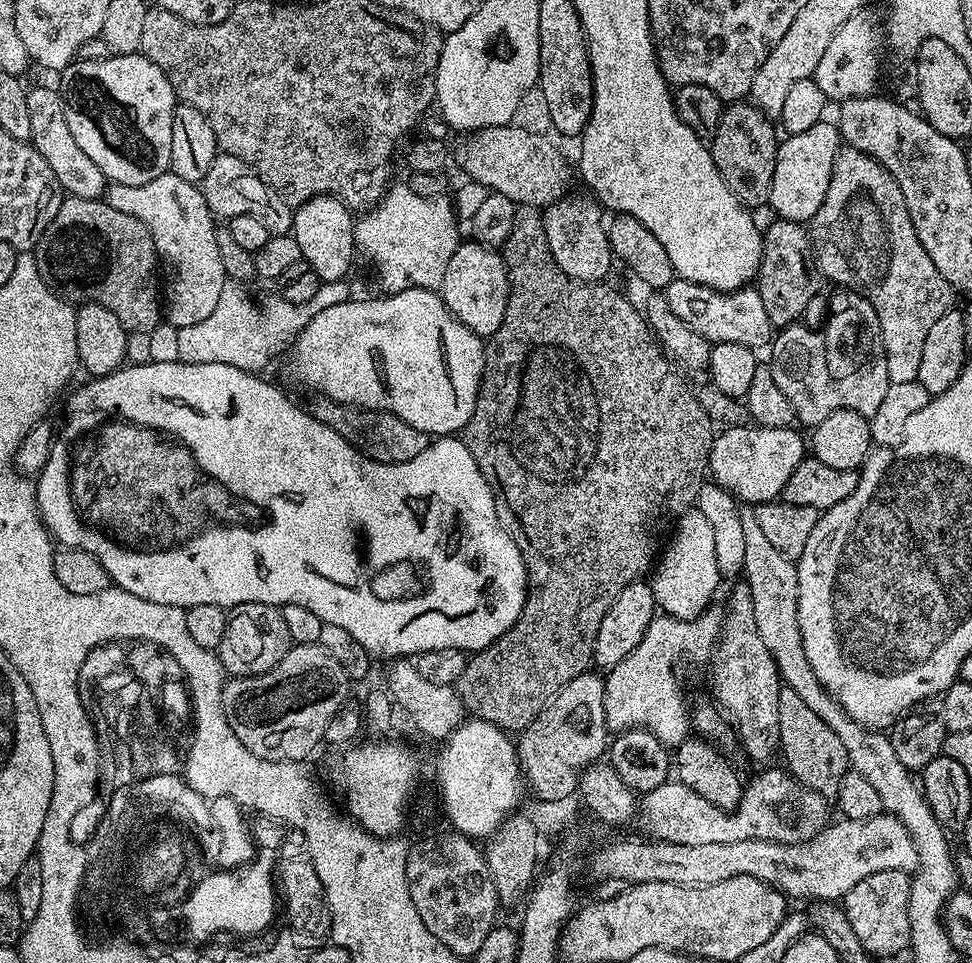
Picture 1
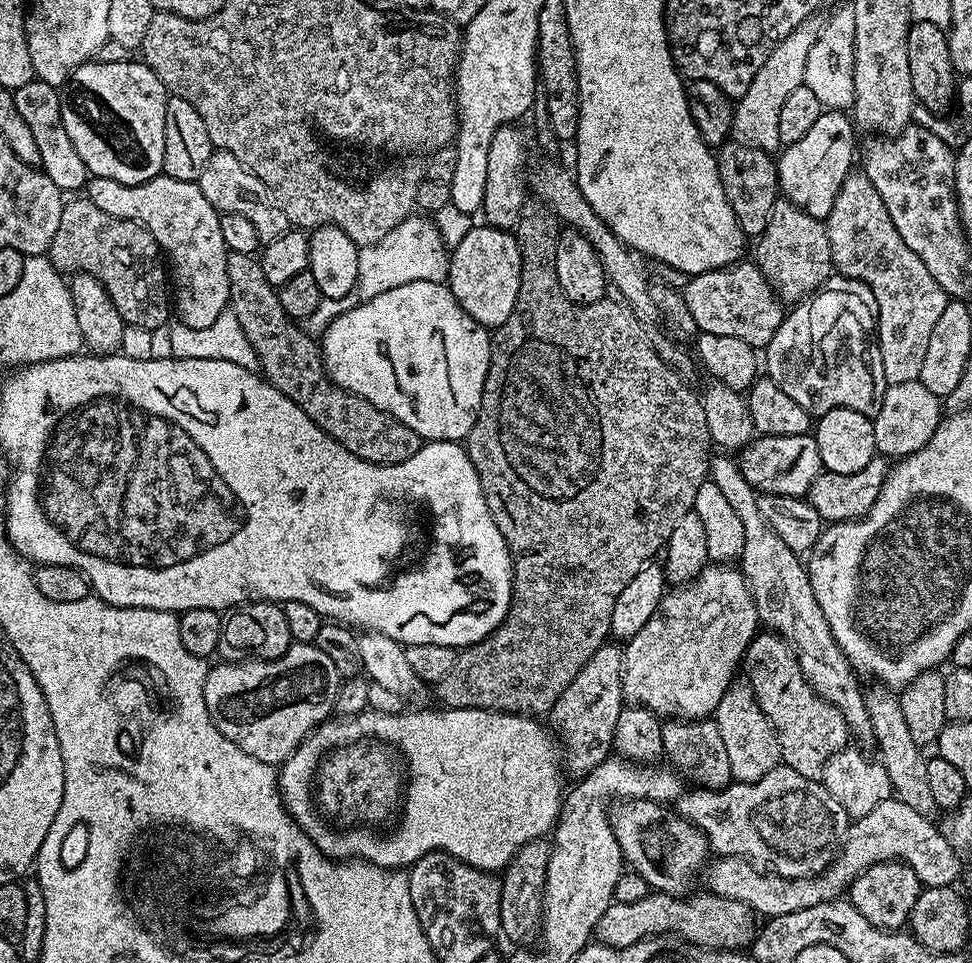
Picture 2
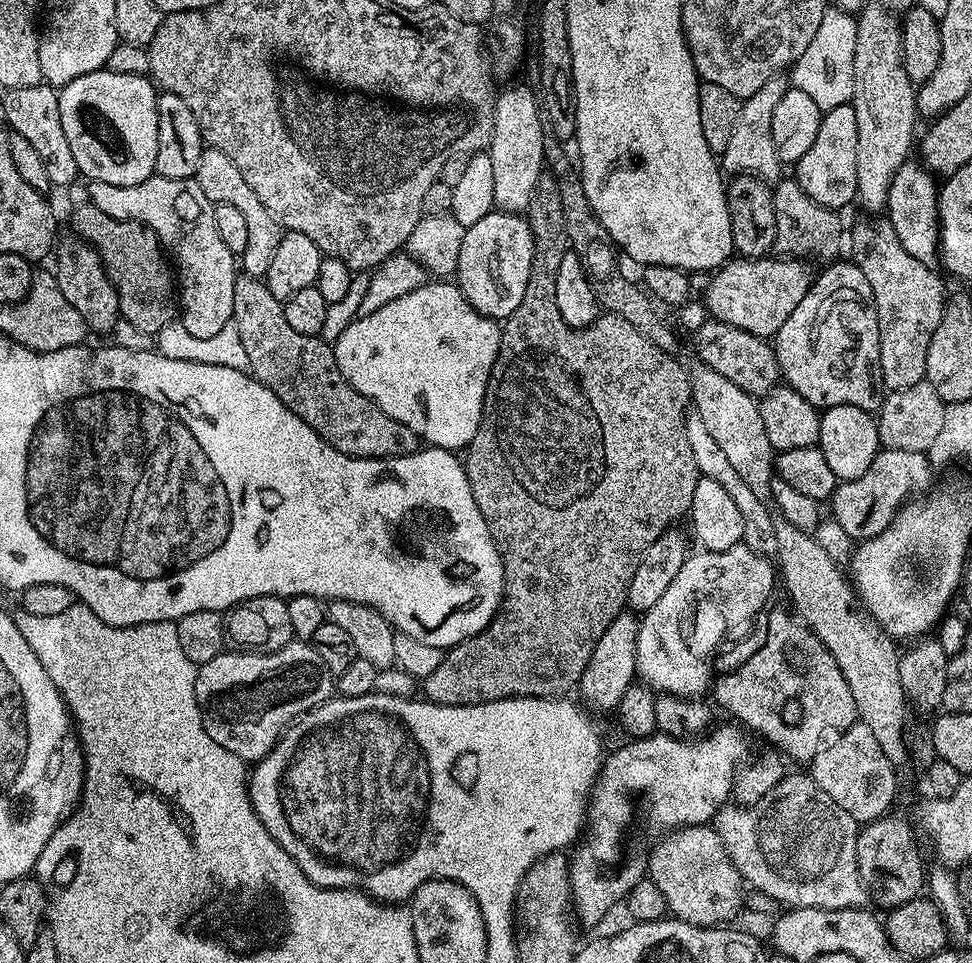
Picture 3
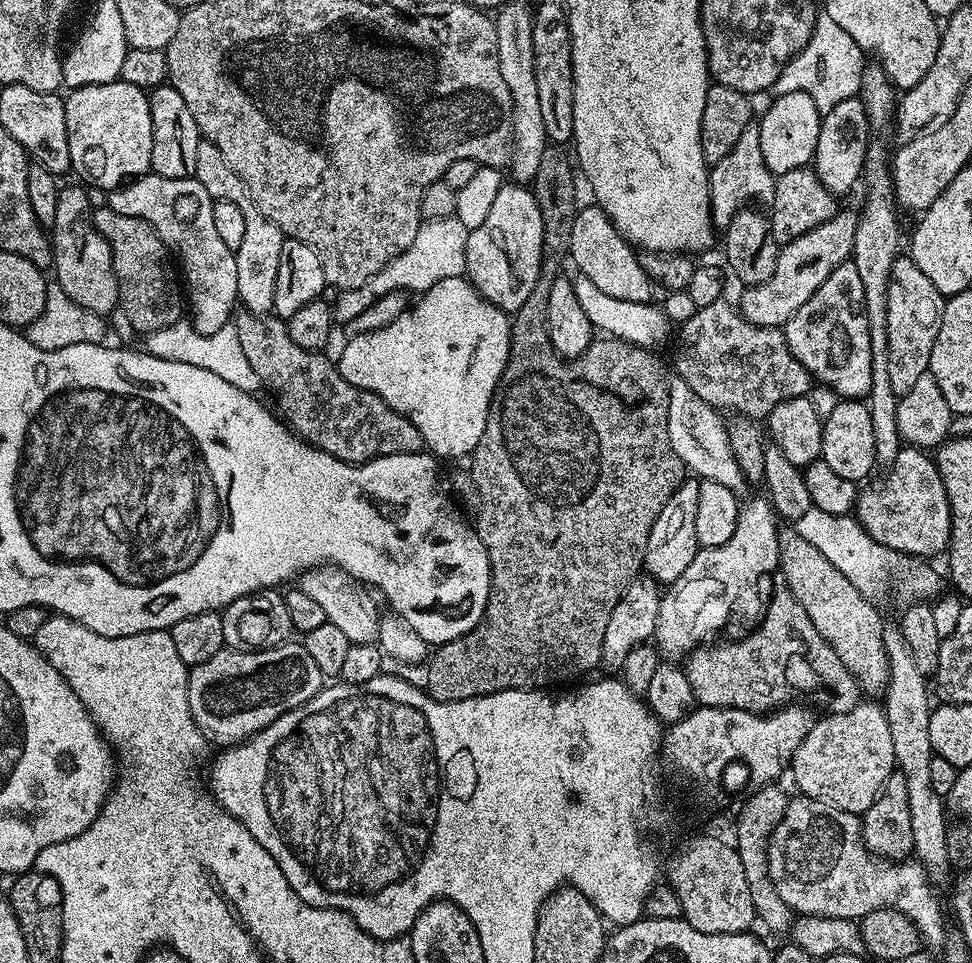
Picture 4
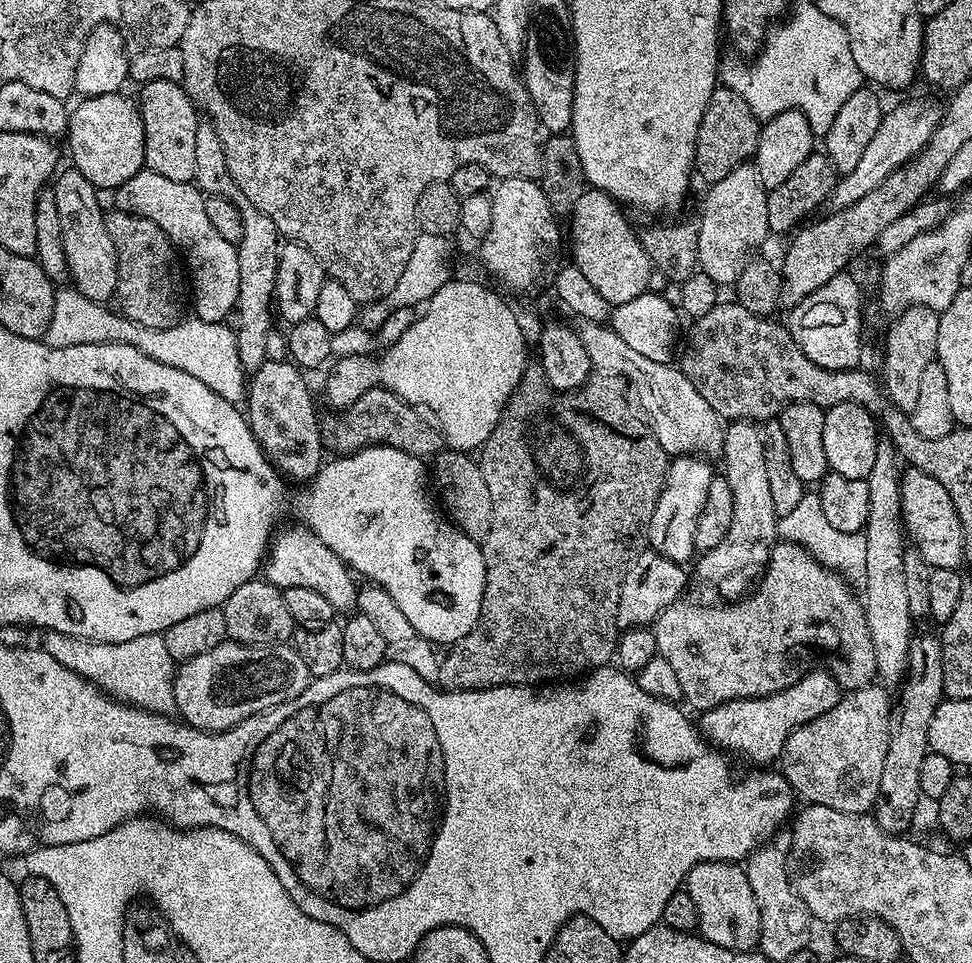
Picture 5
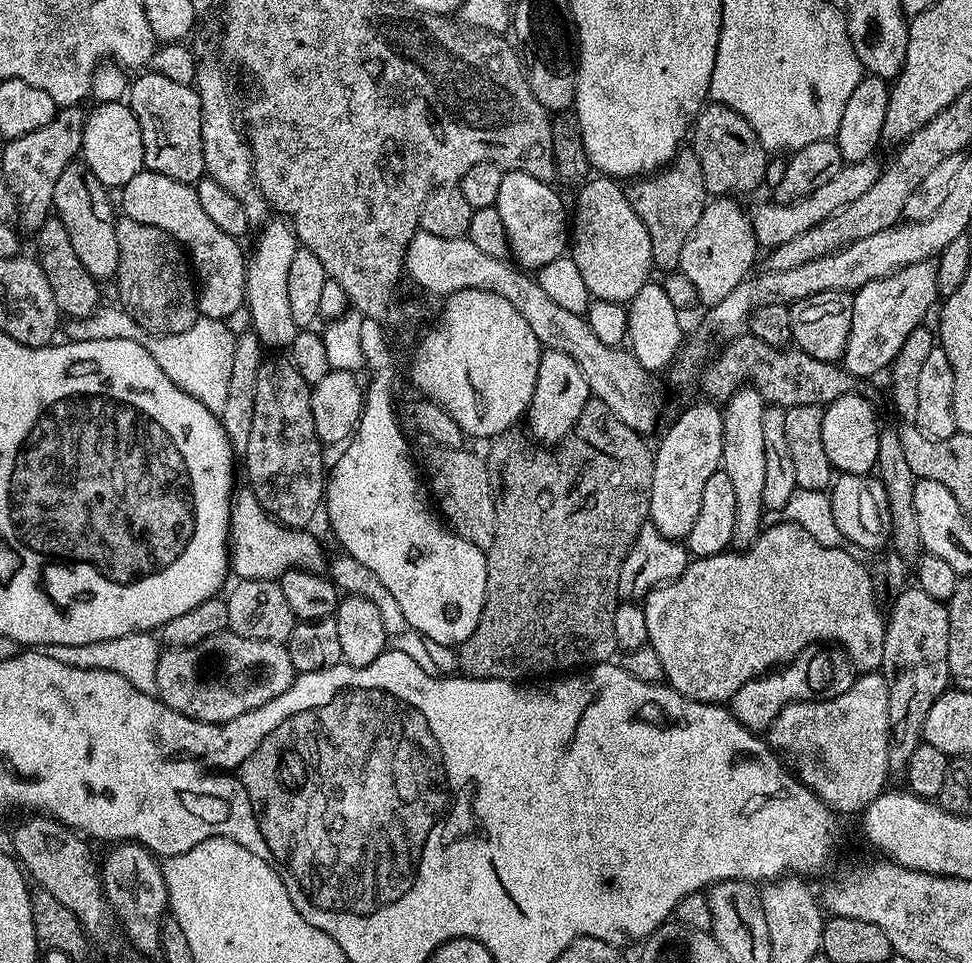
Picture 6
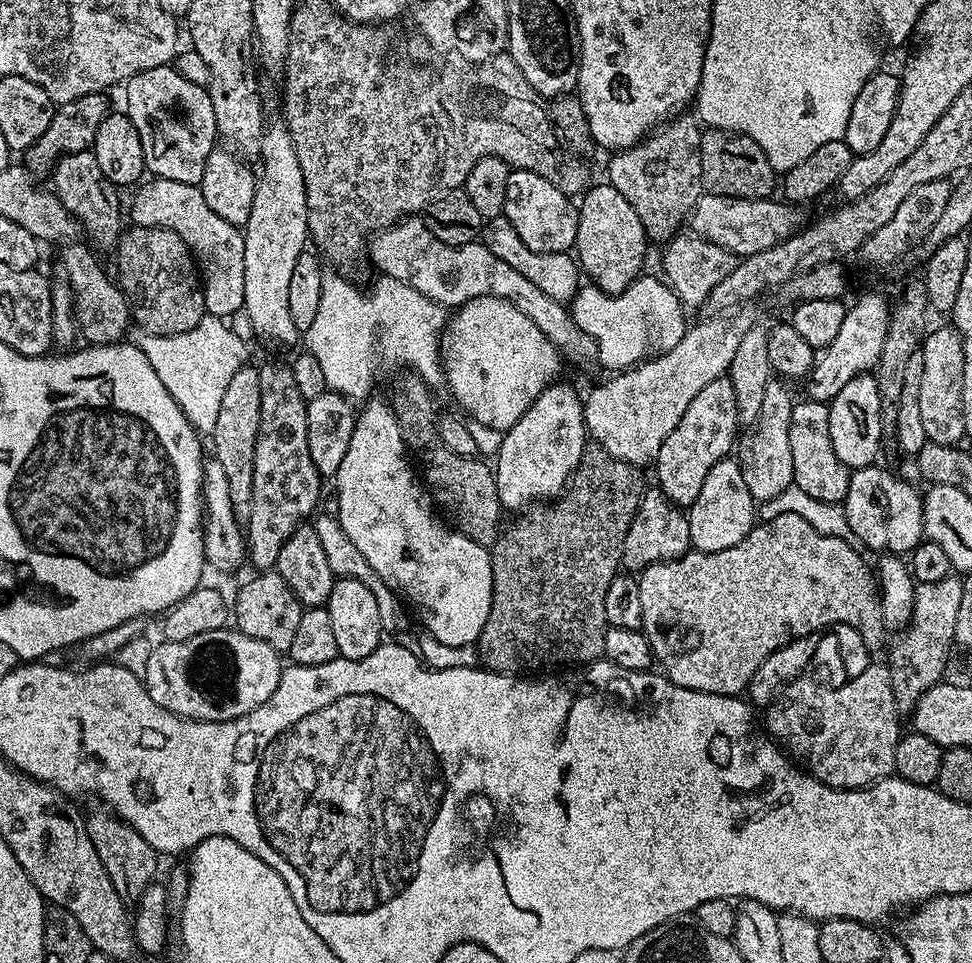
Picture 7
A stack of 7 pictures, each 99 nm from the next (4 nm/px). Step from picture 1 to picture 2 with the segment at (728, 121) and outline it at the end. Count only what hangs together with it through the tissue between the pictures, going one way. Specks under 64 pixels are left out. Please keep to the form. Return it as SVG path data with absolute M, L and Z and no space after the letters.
M725 142L719 145L718 174L726 198L738 218L738 226L745 237L759 238L770 222L770 210L780 192L780 179L776 173L776 160L769 153L743 142Z

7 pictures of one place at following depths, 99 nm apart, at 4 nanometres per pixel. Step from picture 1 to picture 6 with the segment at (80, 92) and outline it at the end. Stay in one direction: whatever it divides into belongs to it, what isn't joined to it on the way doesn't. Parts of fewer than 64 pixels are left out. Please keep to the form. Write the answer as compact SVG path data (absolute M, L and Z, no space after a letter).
M115 100L109 104L97 103L95 107L93 112L89 111L84 117L80 156L84 165L94 174L94 178L98 178L98 182L102 182L109 190L119 190L126 182L130 182L130 178L134 178L134 174L145 171L142 126L138 126L138 118L127 103Z

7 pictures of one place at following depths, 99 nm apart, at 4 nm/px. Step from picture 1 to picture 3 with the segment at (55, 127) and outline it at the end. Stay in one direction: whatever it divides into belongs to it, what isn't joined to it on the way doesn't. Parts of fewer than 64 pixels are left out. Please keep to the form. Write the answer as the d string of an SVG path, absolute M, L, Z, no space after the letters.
M41 83L38 86L22 86L10 88L4 95L4 120L12 132L22 134L26 142L31 142L34 151L42 158L46 166L46 174L50 174L50 182L53 186L60 184L72 184L78 180L80 171L78 162L74 162L74 153L66 142L66 134L62 130L62 117L58 114L59 91L51 84Z

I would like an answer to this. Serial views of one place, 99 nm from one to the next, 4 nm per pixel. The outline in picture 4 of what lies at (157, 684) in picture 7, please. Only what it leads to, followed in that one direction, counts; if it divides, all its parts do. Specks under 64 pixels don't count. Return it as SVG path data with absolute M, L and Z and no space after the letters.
M285 642L277 648L267 648L261 652L237 652L225 650L214 654L201 664L191 665L186 676L186 699L190 702L190 714L198 730L209 745L231 746L249 740L255 732L262 731L270 722L282 718L290 710L310 702L325 687L326 678L322 670L306 654L303 643Z

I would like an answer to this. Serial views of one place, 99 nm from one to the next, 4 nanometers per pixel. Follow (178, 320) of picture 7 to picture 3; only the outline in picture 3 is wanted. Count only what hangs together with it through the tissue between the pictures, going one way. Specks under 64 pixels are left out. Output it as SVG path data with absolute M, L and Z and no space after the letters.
M84 202L73 214L71 231L99 254L118 294L123 323L140 332L159 334L162 326L173 320L178 312L174 272L169 257L161 249L159 238L145 224L139 224L136 220L110 218L110 214L98 210L98 206L90 202Z

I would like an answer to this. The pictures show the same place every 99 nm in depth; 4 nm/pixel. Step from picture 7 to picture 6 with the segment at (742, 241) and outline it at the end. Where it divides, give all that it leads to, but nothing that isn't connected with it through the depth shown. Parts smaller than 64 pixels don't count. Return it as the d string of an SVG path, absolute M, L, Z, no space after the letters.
M869 158L857 164L845 163L844 169L838 174L834 174L834 178L830 178L830 182L818 186L818 190L814 190L814 194L806 194L806 198L798 198L792 204L769 202L769 204L758 205L754 210L751 209L750 219L757 245L761 249L771 250L805 234L806 230L818 226L824 219L830 218L862 197L862 194L865 194L866 190L874 185L874 182L878 182L881 171L882 164L879 164L876 158Z

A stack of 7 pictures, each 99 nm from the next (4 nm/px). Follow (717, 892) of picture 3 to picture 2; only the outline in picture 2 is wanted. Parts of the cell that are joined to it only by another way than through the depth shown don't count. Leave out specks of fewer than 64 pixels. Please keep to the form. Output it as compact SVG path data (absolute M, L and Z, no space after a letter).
M622 800L613 803L610 809L612 829L618 838L625 865L646 878L649 889L687 897L695 889L692 887L696 879L699 876L701 879L702 869L709 863L708 839L689 820L683 820L675 811L668 810L654 800Z

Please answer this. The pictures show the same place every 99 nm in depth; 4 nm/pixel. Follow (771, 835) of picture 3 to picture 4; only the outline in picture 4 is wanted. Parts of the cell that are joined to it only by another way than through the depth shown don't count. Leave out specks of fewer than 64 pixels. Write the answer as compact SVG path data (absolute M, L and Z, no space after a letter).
M803 794L793 795L789 799L786 810L782 814L782 818L778 822L776 829L772 831L772 837L768 840L768 873L770 874L770 882L774 886L774 890L778 890L778 894L782 898L782 902L786 902L786 906L790 906L793 913L801 916L825 916L826 918L846 918L847 920L859 921L861 917L870 914L874 910L882 910L883 908L893 908L902 914L906 914L906 918L910 918L910 922L915 926L920 934L921 941L936 944L940 939L943 941L944 936L944 912L940 909L940 900L936 897L933 881L929 880L928 872L915 859L909 858L899 862L887 860L881 856L875 856L864 844L864 839L860 833L861 817L854 812L847 812L841 808L835 808L833 804L827 804L825 800L815 800Z

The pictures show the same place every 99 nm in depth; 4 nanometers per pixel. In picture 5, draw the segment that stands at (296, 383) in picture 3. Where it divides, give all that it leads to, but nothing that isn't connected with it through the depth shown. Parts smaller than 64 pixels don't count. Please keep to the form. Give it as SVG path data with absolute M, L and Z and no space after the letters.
M377 386L366 390L366 394L362 394L362 398L358 398L350 407L332 415L336 416L326 422L324 420L319 427L323 447L328 450L333 448L336 454L351 454L370 448L373 444L388 444L411 456L432 458L445 447L444 435L435 423L416 405L407 404L388 388Z

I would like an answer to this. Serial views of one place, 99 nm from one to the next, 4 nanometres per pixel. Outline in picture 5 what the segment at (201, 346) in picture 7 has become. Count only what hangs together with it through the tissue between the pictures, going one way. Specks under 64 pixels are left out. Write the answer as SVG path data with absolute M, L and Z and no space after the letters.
M75 290L63 291L57 291L54 314L50 314L46 343L51 348L82 346L89 342L129 344L166 366L174 366L174 370L186 370L186 374L194 374L198 382L206 382L206 386L210 386L214 394L226 398L231 404L239 405L245 399L246 373L238 358L236 333L227 323L215 324L185 318L169 328L147 328L134 322L129 316L112 316L107 303L88 300L86 294Z

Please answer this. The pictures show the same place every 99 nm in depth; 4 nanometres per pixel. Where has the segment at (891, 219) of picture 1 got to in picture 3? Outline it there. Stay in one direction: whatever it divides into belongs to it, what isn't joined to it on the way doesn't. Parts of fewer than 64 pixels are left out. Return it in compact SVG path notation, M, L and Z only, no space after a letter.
M887 219L873 220L876 220L873 224L860 224L853 230L852 252L856 255L853 256L854 263L860 267L862 274L866 274L866 282L870 282L870 290L876 303L880 331L880 383L888 392L893 392L906 386L914 386L925 379L926 350L930 350L930 338L934 338L934 330L938 330L938 322L942 322L946 291L944 292L944 284L940 281L941 273L935 267L924 265L909 251L904 250Z

